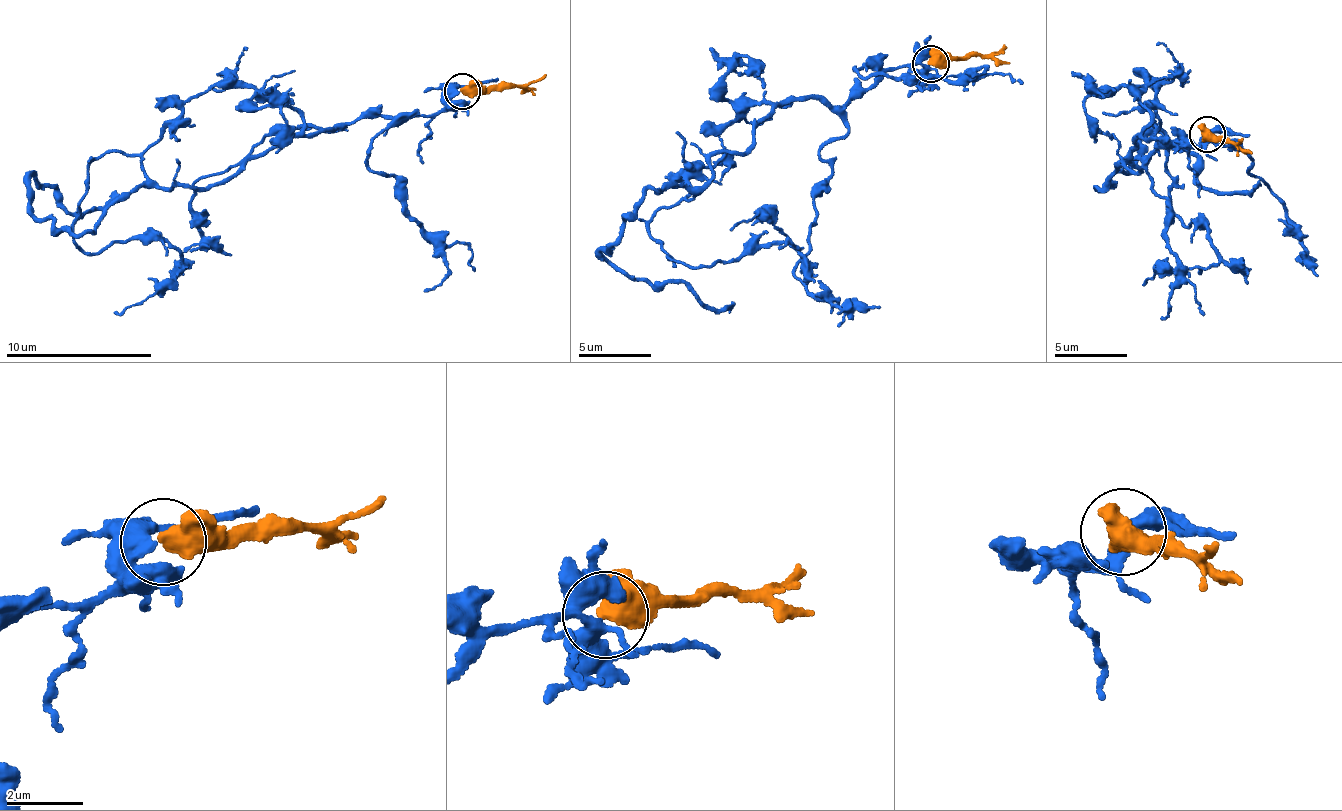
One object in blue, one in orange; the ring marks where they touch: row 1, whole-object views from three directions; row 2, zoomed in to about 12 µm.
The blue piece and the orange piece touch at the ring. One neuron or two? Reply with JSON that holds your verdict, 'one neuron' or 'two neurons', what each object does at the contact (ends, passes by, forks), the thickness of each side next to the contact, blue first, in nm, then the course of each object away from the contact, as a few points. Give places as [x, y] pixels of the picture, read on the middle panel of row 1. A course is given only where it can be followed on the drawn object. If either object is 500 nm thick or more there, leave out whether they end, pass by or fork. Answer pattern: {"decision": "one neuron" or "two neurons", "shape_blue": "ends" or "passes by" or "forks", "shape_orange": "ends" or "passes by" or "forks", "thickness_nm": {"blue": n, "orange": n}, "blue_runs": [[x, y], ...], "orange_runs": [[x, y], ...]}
{"decision": "one neuron", "thickness_nm": {"blue": 340, "orange": 650}, "blue_runs": [[929, 64], [846, 103], [776, 103], [650, 237], [699, 265], [795, 249], [760, 214], [731, 230]], "orange_runs": [[929, 64], [997, 54], [1005, 48]]}

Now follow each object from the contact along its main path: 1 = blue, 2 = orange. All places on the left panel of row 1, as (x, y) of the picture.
1: (461, 90), (284, 135), (212, 185), (110, 150), (73, 237), (180, 264), (114, 313)
2: (461, 90), (530, 84), (545, 73)

